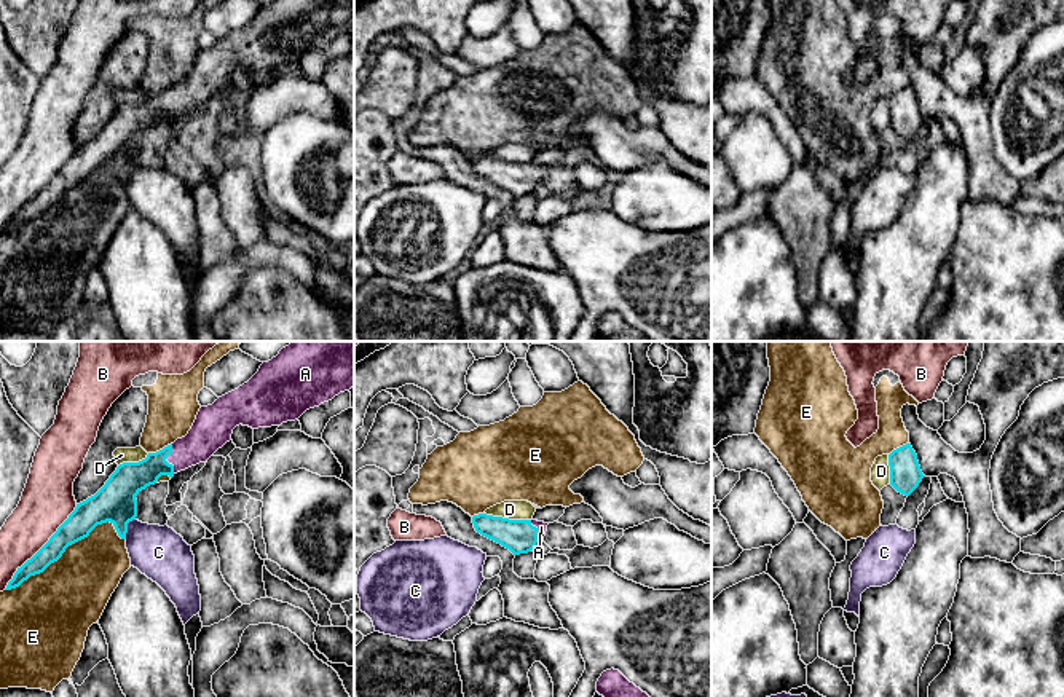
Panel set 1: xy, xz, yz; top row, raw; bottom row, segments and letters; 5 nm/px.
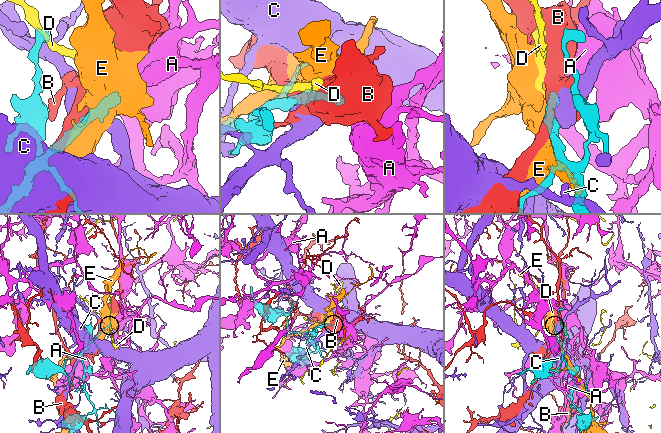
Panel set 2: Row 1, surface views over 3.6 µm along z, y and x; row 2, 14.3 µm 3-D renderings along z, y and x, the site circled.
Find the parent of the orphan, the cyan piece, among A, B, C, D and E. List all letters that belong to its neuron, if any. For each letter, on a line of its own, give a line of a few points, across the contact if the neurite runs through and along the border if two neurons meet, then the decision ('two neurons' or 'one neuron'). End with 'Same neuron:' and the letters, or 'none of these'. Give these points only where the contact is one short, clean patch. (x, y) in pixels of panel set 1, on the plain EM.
A: one neuron
B: two neurons
C: two neurons
D: xz (484, 155), (493, 160), (530, 163) | two neurons
E: two neurons
Same neuron: A

